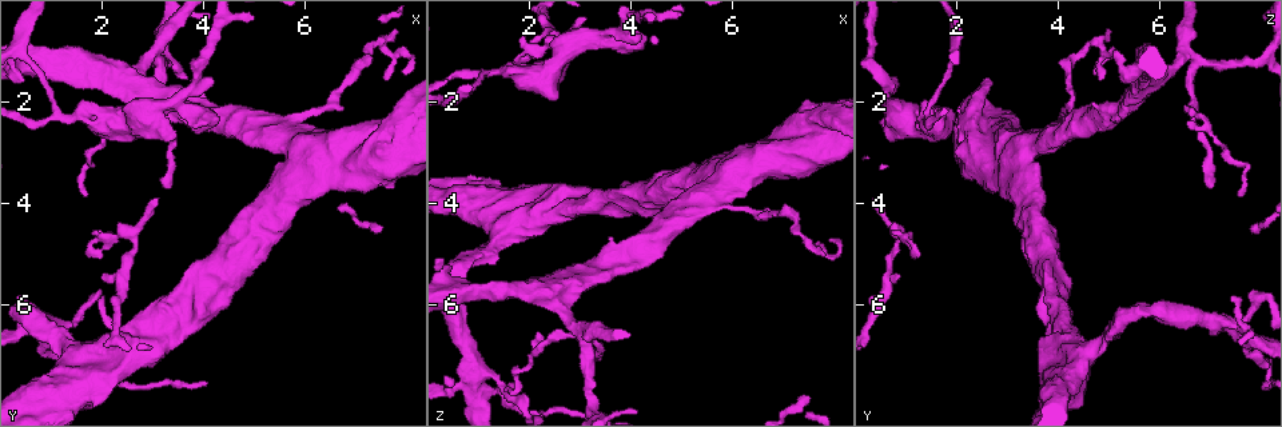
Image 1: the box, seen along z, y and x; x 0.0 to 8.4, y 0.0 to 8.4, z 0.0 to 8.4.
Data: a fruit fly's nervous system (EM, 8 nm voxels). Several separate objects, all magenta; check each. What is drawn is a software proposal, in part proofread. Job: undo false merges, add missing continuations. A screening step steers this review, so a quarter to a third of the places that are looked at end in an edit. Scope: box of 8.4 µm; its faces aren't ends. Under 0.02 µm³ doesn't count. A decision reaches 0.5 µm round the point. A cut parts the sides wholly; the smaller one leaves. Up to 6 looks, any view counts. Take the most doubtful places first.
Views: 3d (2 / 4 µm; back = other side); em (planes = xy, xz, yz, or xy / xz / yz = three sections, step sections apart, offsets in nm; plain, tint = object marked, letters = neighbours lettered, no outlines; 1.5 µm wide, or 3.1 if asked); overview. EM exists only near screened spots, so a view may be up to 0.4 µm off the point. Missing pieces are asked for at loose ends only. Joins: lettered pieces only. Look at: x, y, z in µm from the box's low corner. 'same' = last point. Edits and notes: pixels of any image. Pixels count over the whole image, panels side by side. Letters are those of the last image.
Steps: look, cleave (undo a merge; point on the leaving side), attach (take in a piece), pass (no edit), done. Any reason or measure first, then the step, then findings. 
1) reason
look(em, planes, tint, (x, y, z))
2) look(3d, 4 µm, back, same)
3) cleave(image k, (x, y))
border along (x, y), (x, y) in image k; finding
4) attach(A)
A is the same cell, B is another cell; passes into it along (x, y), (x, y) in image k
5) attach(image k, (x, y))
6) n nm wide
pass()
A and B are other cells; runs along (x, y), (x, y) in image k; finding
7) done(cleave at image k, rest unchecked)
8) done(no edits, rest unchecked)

an open end
look(3d, 4 µm, (3.45, 2.70, 0.75))

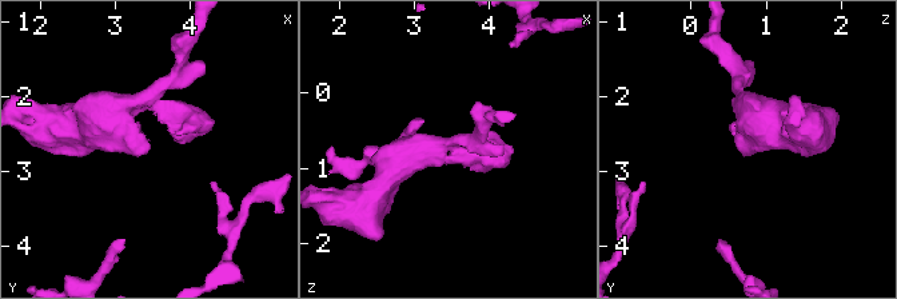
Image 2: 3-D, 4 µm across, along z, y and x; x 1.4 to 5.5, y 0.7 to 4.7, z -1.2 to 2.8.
look(em, xy, step 8, letters, (3.45, 2.70, 0.70))

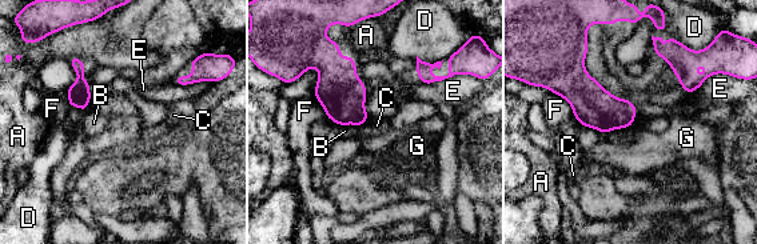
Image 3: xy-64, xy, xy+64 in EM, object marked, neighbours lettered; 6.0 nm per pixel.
look(em, planes, letters, same)

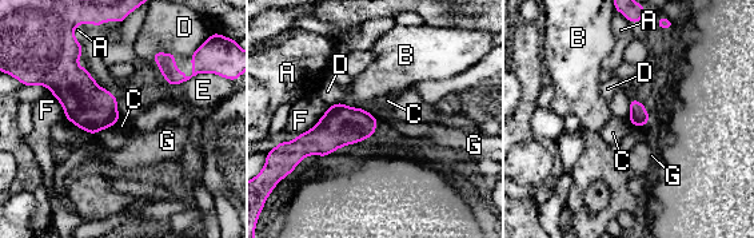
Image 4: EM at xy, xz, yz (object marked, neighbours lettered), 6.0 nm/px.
pass()
A, B, C, D, E, F and G are other cells; border along (119, 119), (110, 127) in image 4; no lettered piece goes on from it

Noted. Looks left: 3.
two arms in line, one across
look(3d, 4 µm, (1.20, 2.30, 1.40))

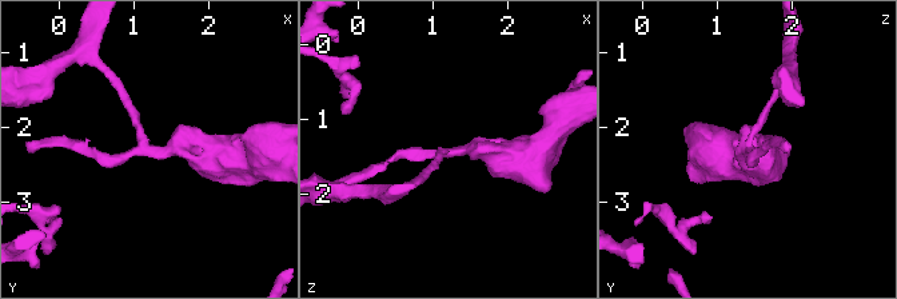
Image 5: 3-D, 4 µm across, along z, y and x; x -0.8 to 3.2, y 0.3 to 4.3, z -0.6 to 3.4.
3 arms
look(em, xy, step 4, letters, (1.25, 2.35, 1.40))

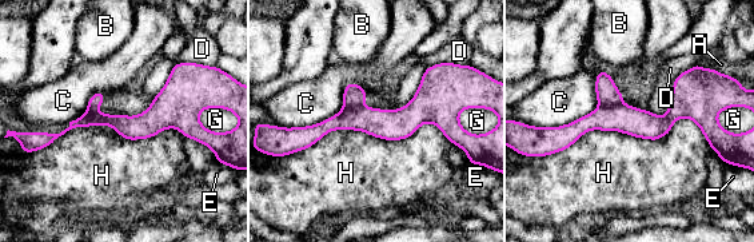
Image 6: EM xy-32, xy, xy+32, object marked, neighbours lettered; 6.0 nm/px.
cleave(image 6, (607, 94))
A, B, C, D, E, G and H are other cells; border along (622, 104), (599, 107) in image 6; a second neuron is stuck on

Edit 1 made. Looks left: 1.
thin end
look(em, planes, letters, (1.70, 3.90, 7.55))

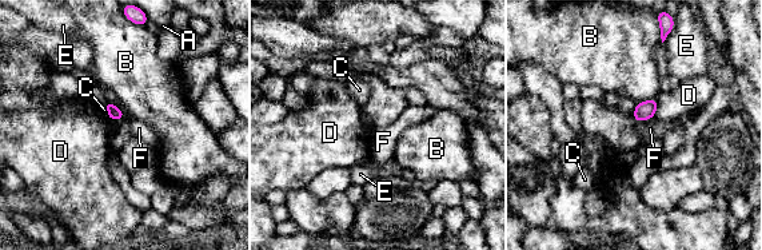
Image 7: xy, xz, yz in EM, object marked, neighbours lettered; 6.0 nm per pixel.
B touches over 130 nm
pass()
A, B, C, D, E and F are other cells; none of them fits

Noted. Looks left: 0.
done(cleave at image 6, rest unchecked)

